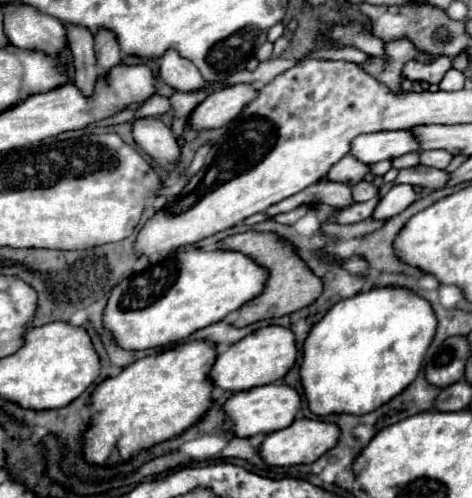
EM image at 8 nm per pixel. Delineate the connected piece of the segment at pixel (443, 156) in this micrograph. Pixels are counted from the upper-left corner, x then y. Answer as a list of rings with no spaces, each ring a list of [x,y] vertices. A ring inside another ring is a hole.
[[[422,150],[420,152],[420,164],[432,166],[432,168],[446,168],[452,160],[452,154],[448,150]]]

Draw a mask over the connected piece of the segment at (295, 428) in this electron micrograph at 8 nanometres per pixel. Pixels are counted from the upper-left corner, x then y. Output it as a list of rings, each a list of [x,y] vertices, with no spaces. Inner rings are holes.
[[[294,420],[288,428],[282,428],[278,432],[272,432],[264,438],[264,442],[258,446],[260,458],[268,466],[294,466],[294,464],[312,464],[316,462],[326,450],[330,450],[338,442],[338,426],[326,424],[320,420]]]

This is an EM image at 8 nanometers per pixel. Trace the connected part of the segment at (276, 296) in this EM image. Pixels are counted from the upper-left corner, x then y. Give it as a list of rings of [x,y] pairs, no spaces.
[[[258,232],[234,234],[234,236],[220,240],[220,248],[242,252],[248,258],[252,258],[258,266],[268,270],[268,280],[264,284],[264,290],[238,310],[238,318],[232,322],[232,326],[236,326],[236,328],[244,328],[258,320],[280,318],[280,316],[292,314],[300,308],[310,306],[310,302],[314,302],[314,298],[318,298],[318,294],[322,292],[322,280],[308,270],[308,266],[292,252],[292,248],[288,244],[278,242],[278,238],[274,234],[258,234]]]

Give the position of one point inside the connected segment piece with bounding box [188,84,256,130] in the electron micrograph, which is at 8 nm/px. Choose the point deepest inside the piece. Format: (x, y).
(218, 109)

